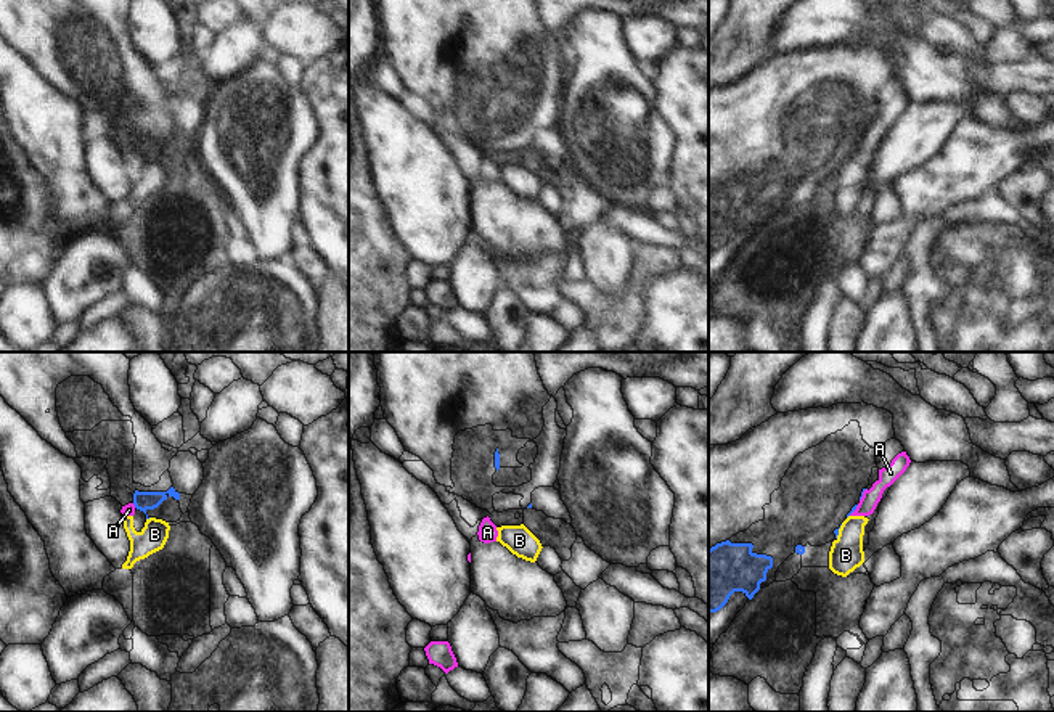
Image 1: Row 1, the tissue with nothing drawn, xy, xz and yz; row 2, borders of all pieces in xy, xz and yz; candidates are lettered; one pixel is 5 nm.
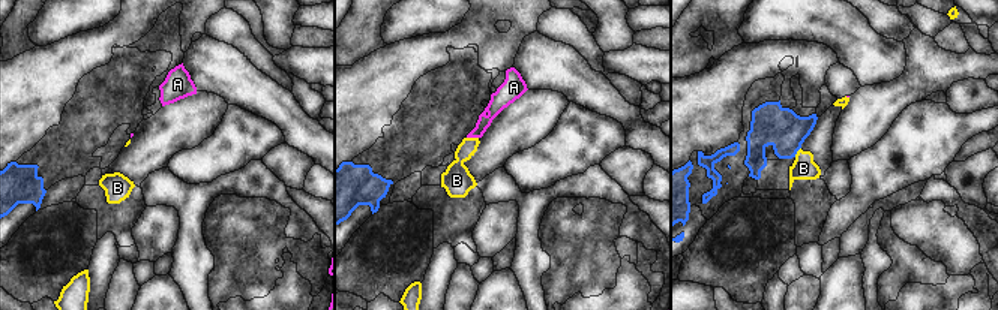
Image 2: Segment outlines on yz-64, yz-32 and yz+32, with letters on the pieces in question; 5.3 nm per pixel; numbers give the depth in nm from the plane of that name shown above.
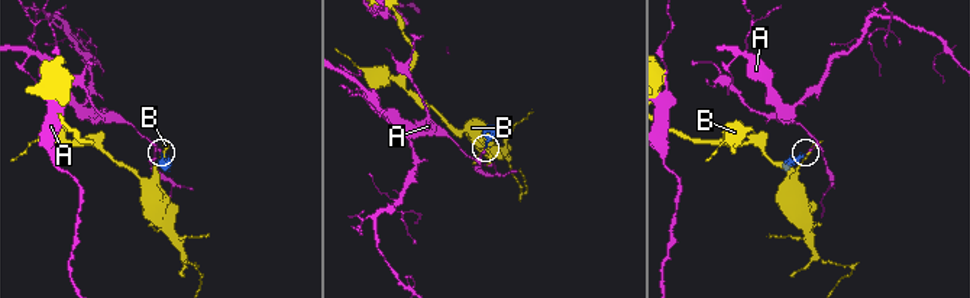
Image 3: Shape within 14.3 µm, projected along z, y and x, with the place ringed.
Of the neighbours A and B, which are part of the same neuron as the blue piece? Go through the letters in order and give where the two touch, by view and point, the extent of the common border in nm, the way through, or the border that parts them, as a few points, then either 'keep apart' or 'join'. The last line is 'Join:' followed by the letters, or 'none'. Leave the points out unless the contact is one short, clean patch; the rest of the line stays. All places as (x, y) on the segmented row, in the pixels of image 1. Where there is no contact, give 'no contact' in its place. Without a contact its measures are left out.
A: meets blue in yz at (861, 495); contact 70 nm long; border along yz (866, 489), (860, 500); keep apart
B: meets blue in yz at (837, 531); contact 80 nm long; border along yz (842, 524), (836, 537); keep apart
Join: none

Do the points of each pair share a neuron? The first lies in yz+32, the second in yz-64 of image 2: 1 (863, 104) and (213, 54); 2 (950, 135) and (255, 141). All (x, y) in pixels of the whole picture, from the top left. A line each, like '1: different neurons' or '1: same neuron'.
1: different neurons
2: same neuron

